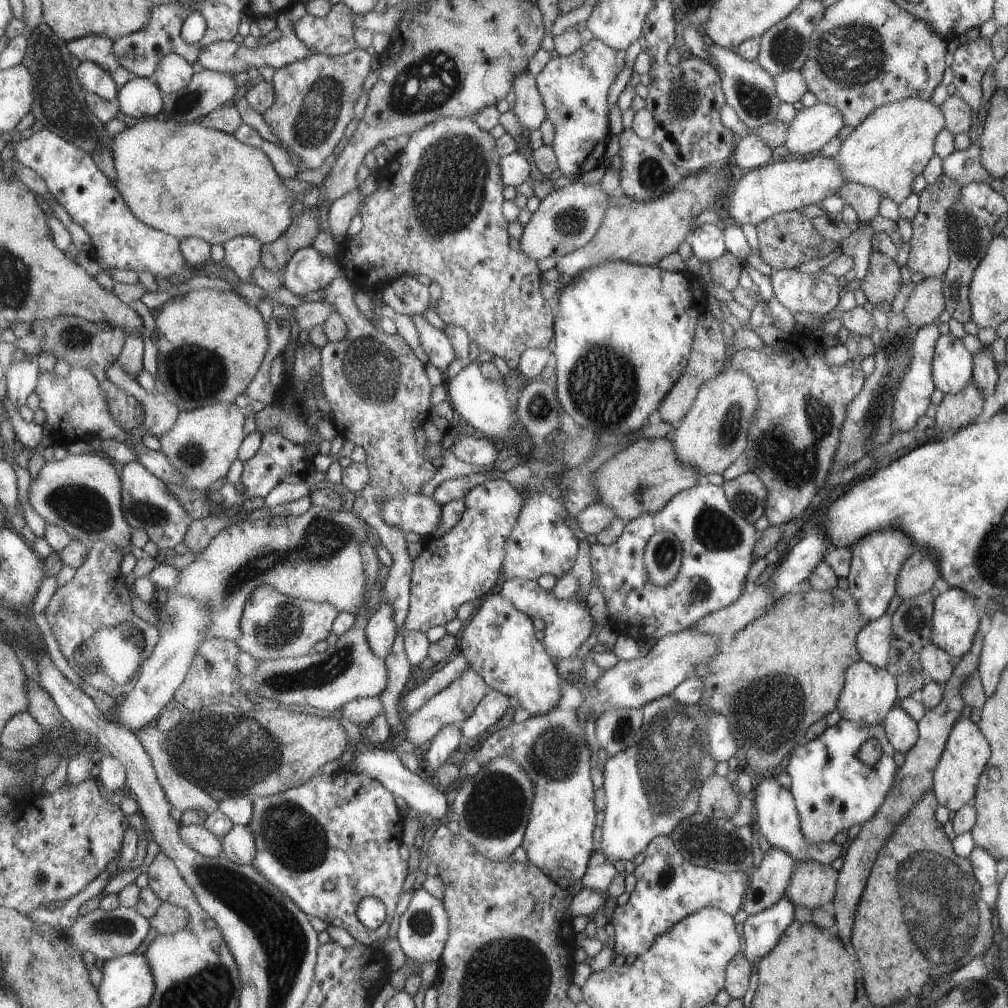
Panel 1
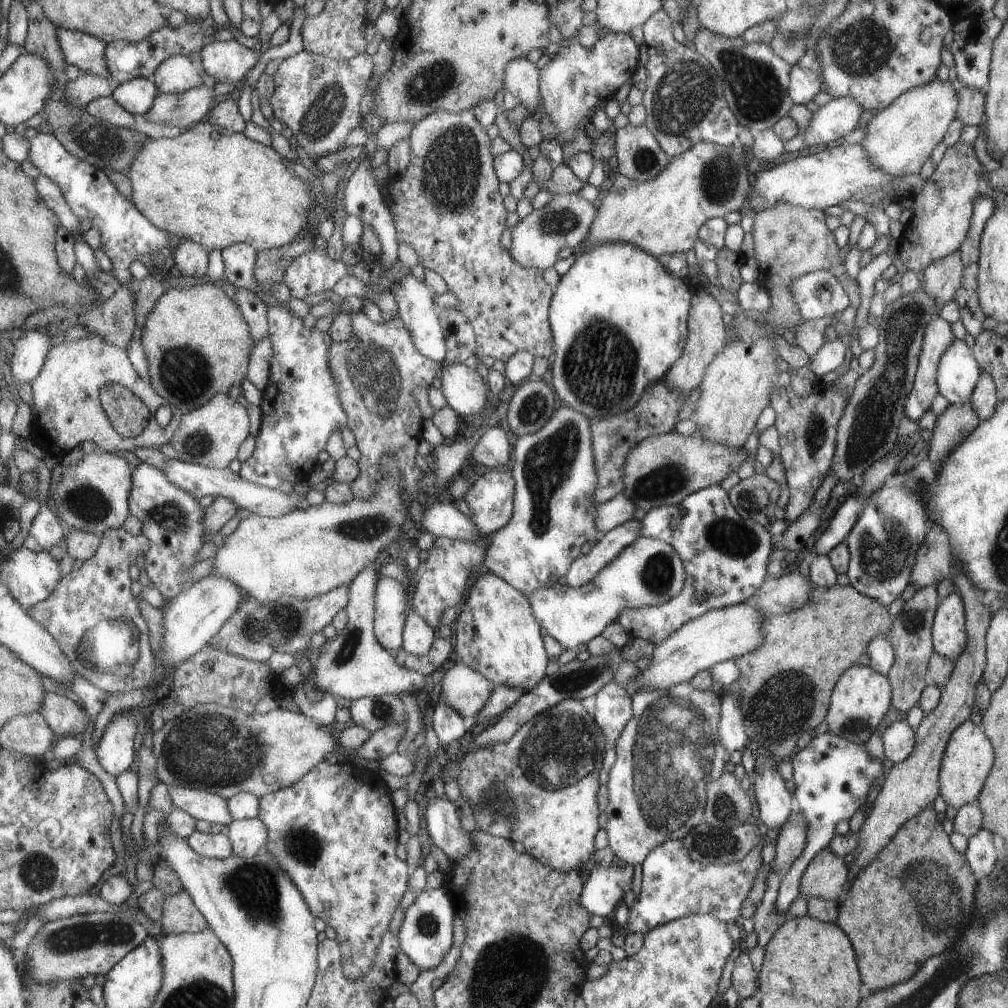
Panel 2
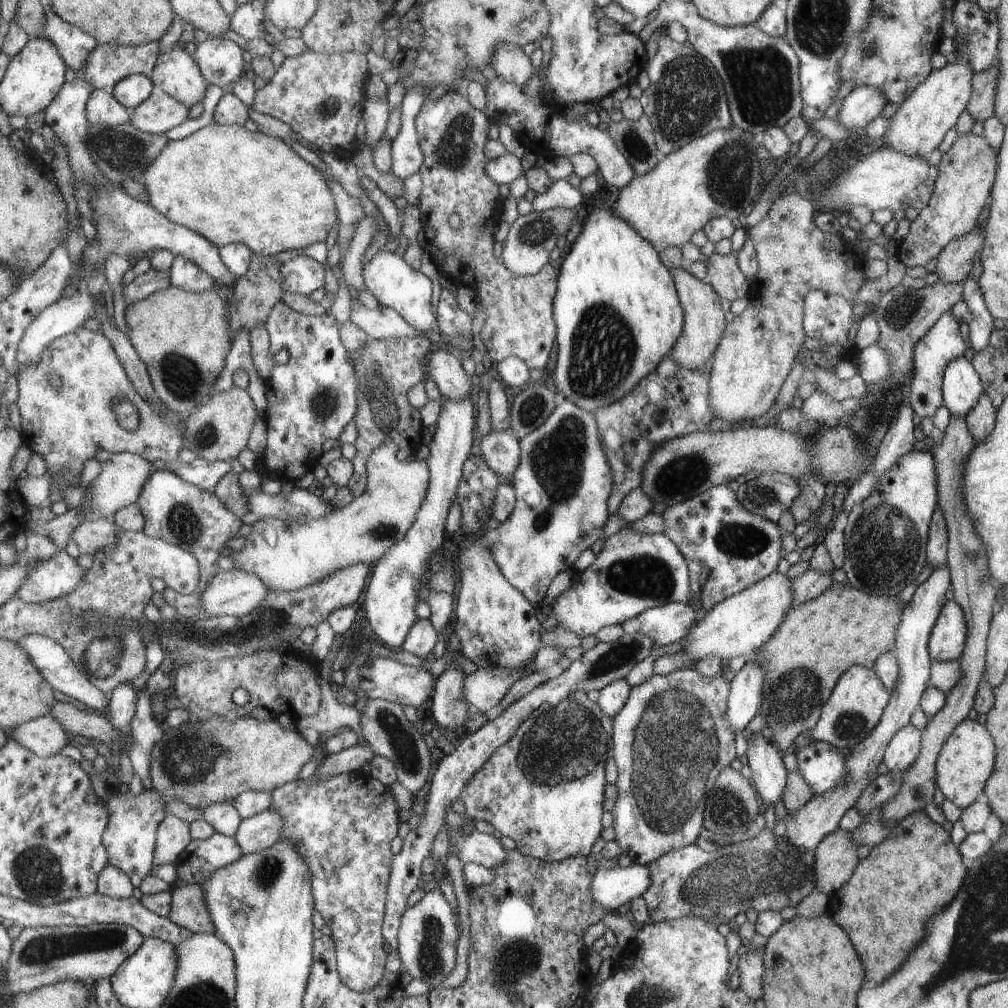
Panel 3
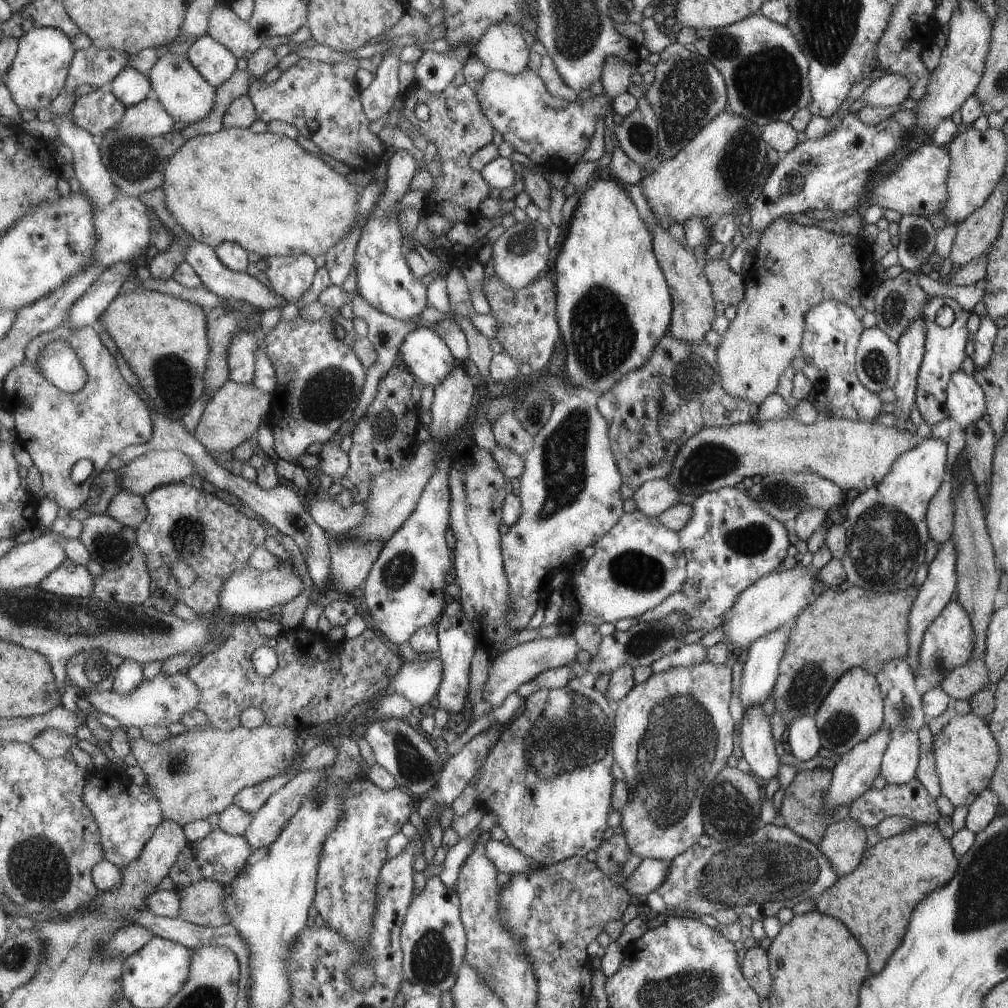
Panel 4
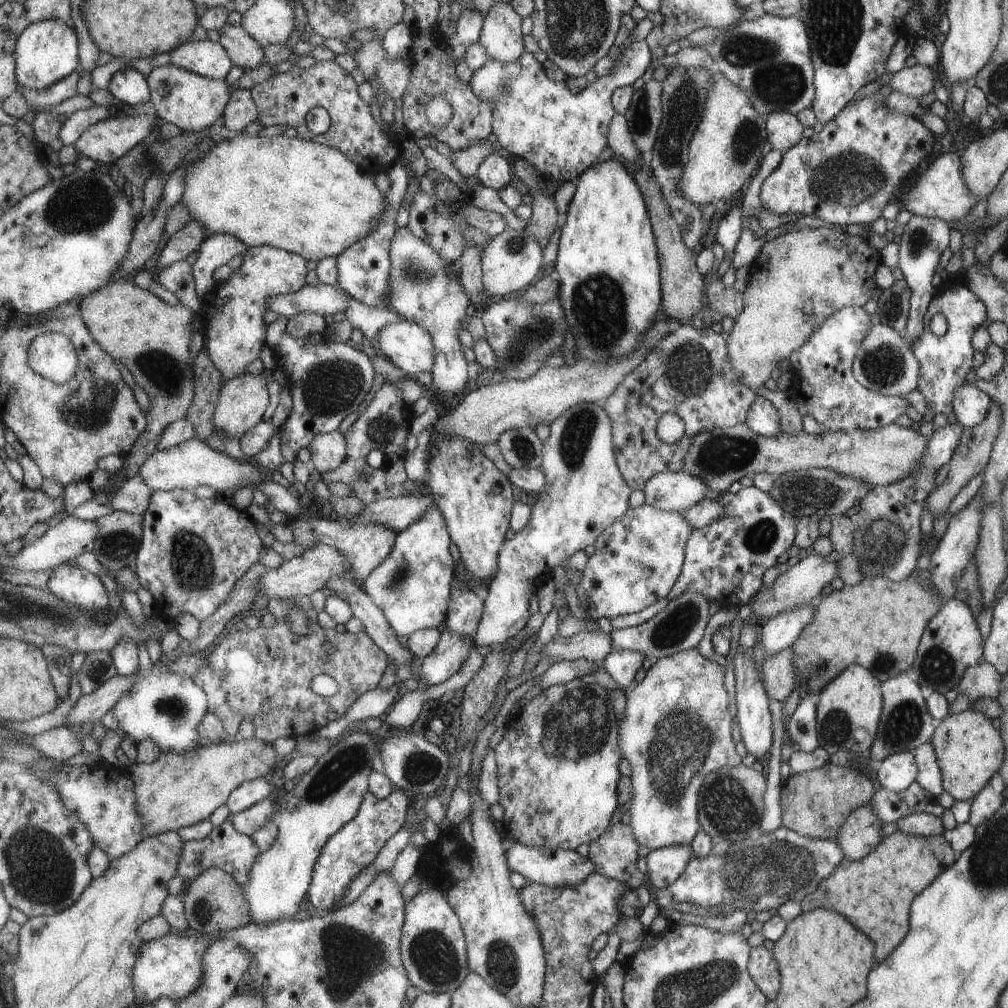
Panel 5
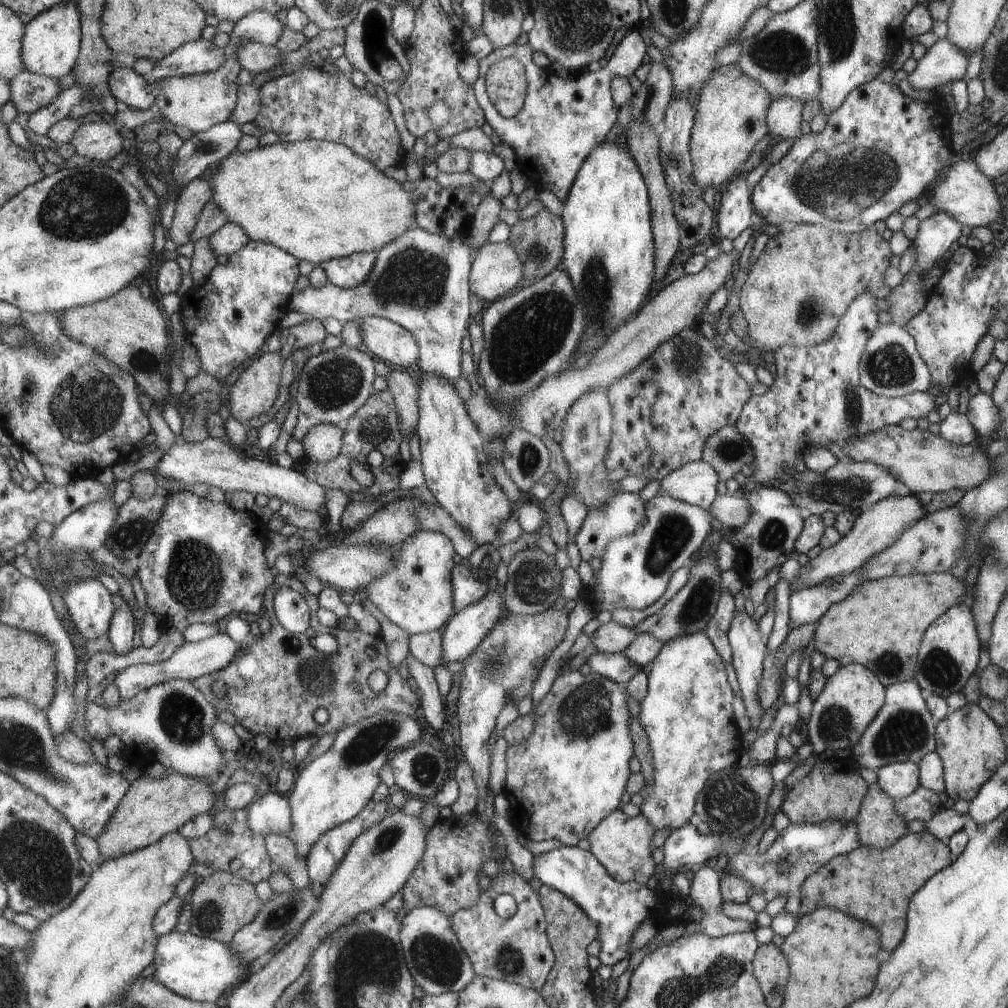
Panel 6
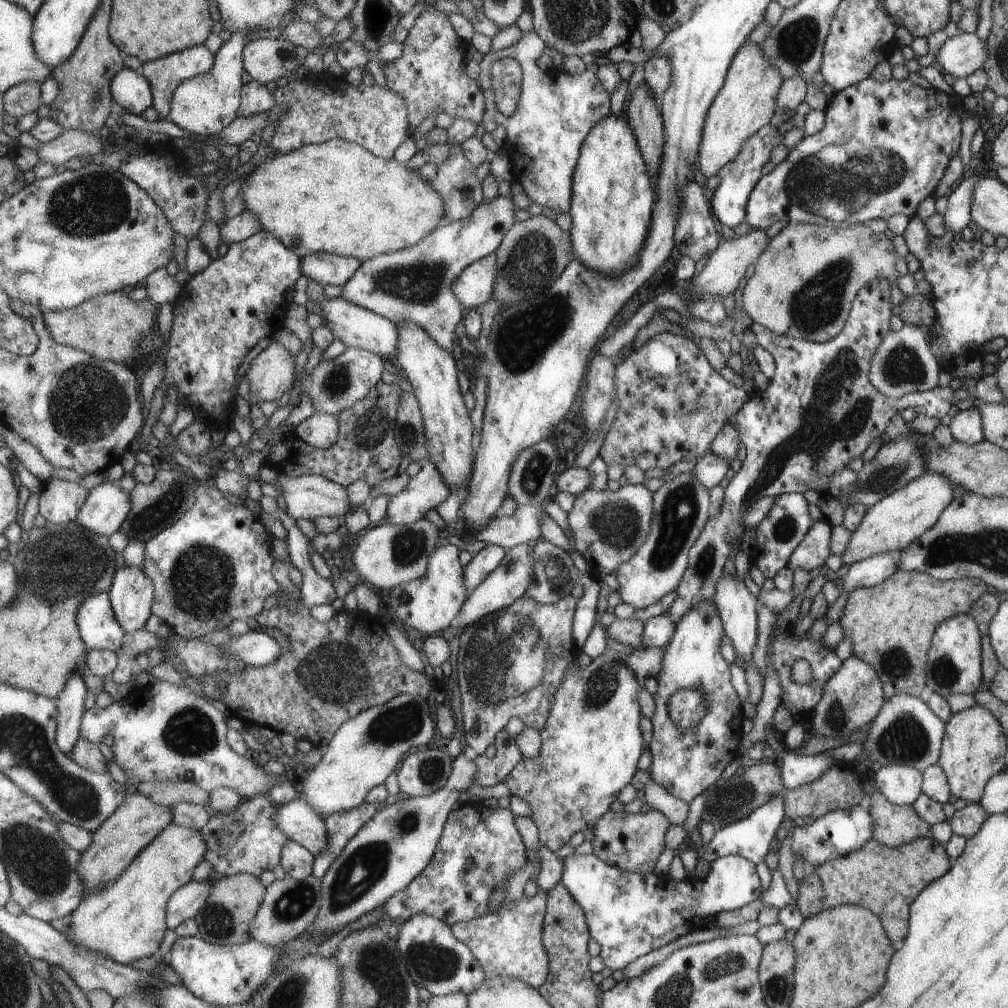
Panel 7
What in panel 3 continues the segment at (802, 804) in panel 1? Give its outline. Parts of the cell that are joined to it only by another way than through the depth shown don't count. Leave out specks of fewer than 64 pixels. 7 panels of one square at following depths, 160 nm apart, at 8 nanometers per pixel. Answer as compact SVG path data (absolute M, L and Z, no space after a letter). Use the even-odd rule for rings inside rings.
M811 741L794 753L799 774L811 787L813 795L828 792L848 777L845 757L837 754L837 748L823 741Z

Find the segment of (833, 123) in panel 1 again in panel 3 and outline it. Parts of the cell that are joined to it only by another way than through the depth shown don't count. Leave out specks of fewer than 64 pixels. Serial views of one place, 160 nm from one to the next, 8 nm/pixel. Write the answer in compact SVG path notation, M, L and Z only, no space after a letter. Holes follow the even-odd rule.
M856 86L843 98L835 120L847 130L863 129L887 103L875 86Z

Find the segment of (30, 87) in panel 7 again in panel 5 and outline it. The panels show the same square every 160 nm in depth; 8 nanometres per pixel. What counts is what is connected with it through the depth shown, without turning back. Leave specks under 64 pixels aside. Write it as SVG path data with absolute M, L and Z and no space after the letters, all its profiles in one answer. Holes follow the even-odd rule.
M79 70L73 71L69 76L65 77L61 82L52 84L48 89L38 91L18 85L18 89L25 95L32 111L38 112L45 108L61 104L63 100L71 98L77 94L77 82L79 82L81 74Z

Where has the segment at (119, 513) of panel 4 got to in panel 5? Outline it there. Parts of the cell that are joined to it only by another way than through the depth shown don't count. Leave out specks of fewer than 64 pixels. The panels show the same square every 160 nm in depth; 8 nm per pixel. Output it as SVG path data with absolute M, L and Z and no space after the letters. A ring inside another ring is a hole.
M137 473L120 486L110 503L115 511L144 515L149 508L153 493L154 490Z

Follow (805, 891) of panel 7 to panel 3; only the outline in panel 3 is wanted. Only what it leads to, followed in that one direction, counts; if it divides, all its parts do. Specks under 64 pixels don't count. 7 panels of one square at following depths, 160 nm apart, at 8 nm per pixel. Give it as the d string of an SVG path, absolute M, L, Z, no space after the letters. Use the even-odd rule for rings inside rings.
M919 809L893 825L883 841L871 847L869 854L857 862L852 877L837 890L839 911L833 912L830 918L849 930L849 940L853 942L853 946L857 946L857 954L861 954L865 980L873 980L875 985L879 985L904 965L909 954L917 948L917 942L923 936L923 924L927 922L931 912L935 914L943 906L947 906L955 892L960 892L964 886L964 878L968 873L961 864L961 858L957 848L951 844L949 834L941 825L927 818L925 809Z

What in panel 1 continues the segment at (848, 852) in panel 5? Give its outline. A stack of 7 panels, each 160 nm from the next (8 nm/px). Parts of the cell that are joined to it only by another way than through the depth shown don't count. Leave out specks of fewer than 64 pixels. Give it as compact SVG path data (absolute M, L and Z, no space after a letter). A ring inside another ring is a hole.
M796 861L791 880L784 890L794 906L830 906L836 894L838 871L831 865L820 865L815 861Z

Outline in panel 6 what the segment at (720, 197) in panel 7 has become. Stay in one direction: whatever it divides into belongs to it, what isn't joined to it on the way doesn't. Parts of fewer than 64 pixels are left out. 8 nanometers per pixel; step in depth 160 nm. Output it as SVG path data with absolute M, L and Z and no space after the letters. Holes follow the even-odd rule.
M745 175L735 176L722 188L717 210L717 232L721 238L733 240L753 223L752 204Z

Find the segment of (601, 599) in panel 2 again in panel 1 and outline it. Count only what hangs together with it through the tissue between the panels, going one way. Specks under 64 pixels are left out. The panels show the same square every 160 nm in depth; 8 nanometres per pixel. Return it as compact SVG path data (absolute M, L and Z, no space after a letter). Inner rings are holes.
M657 531L644 546L644 566L654 587L666 587L676 577L683 558L683 541L673 533ZM520 578L503 580L497 592L501 593L505 599L509 599L514 607L524 611L525 614L530 614L533 618L540 618L545 622L541 644L554 660L574 656L574 650L577 650L593 632L594 622L589 615L589 606L585 601L575 602L572 597L555 598L548 590L537 585L536 580Z

